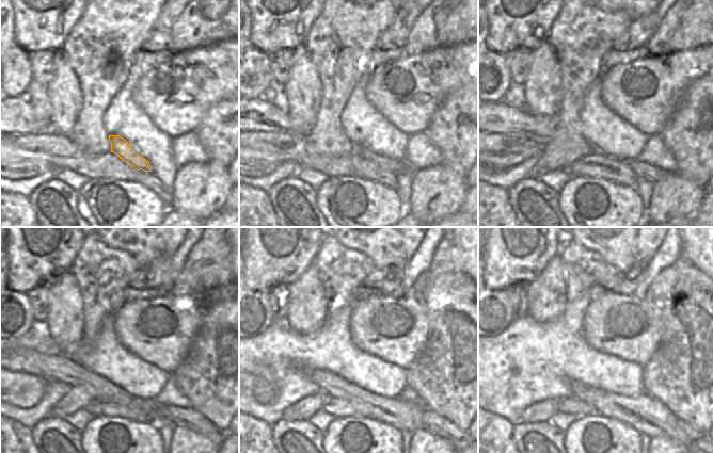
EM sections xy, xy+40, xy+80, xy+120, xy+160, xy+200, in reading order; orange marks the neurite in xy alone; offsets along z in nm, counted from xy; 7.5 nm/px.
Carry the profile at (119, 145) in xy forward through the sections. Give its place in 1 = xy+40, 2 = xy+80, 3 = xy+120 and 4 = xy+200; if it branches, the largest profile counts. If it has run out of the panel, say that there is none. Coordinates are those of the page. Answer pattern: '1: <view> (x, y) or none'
1: xy+40 (392, 165)
2: xy+80 (642, 170)
3: xy+120 (189, 418)
4: xy+200 (695, 435)

